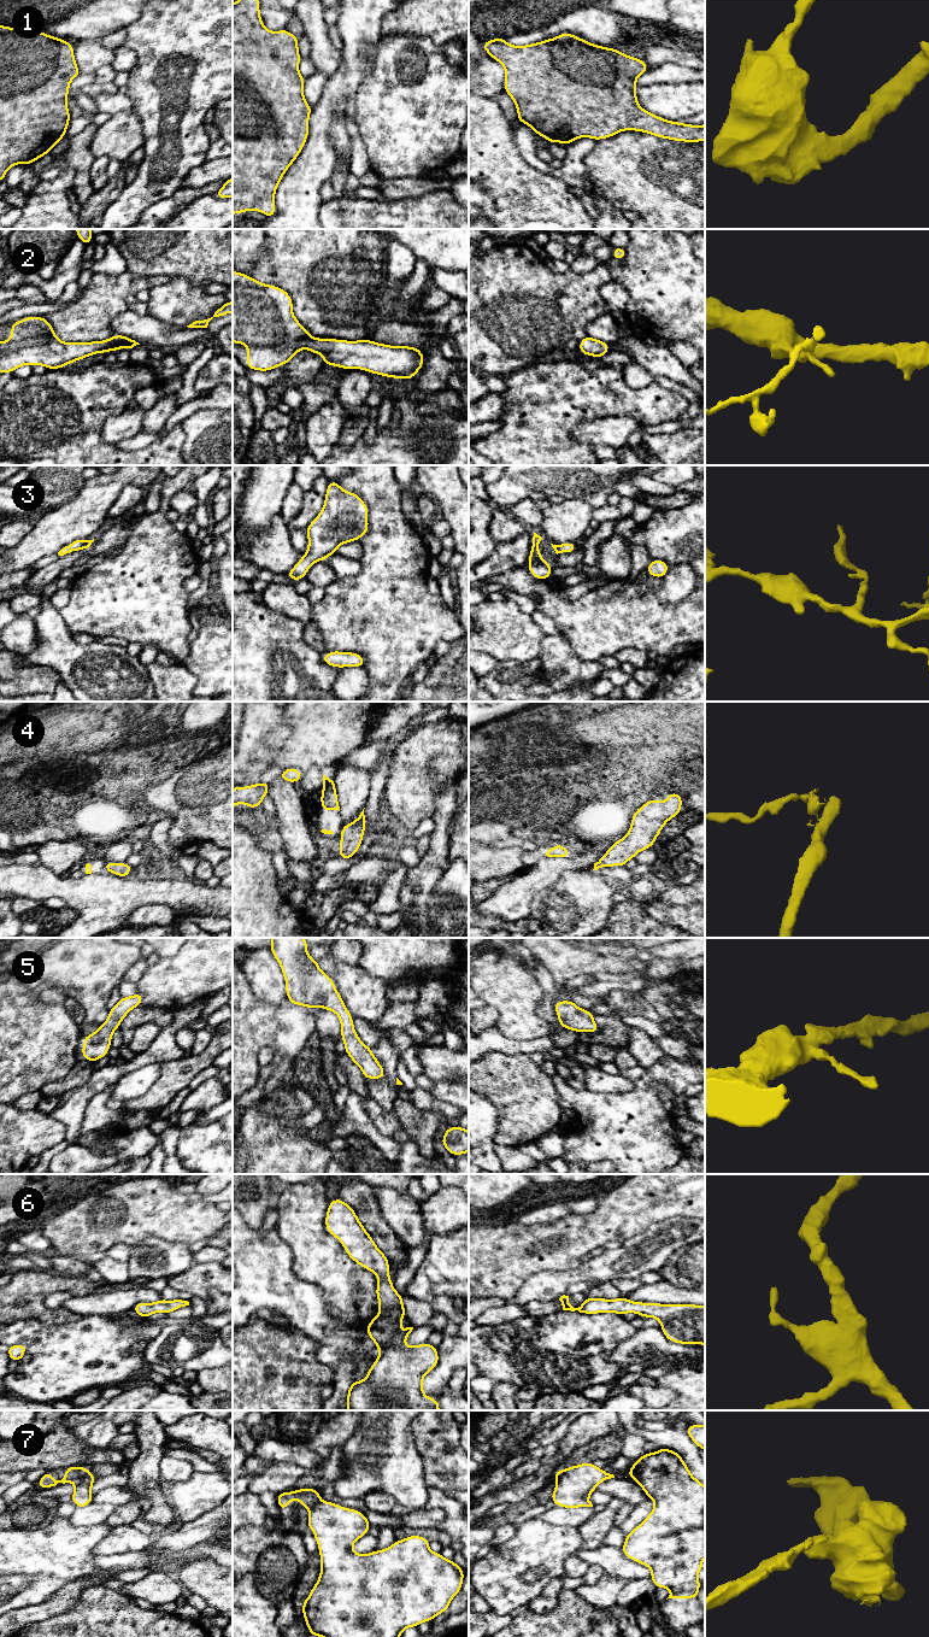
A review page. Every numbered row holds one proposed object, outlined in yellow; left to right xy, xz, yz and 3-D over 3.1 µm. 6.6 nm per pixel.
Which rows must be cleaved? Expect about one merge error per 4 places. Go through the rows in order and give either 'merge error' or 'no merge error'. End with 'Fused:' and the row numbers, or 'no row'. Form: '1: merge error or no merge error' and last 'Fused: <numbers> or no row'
1: no merge error
2: no merge error
3: no merge error
4: merge error
5: no merge error
6: no merge error
7: merge error
Fused: 4, 7

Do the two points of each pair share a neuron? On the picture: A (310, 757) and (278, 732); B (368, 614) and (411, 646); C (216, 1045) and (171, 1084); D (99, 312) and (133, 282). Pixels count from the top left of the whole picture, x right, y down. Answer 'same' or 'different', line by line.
A: different
B: same
C: same
D: same

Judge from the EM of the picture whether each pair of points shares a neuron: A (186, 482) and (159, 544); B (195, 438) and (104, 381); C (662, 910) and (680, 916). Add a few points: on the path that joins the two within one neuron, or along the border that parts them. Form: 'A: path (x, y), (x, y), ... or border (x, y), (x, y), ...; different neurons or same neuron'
A: path (169, 492), (159, 515), (159, 527); same neuron
B: border (180, 424), (184, 434), (182, 452); different neurons
C: path (666, 914), (675, 915); same neuron

